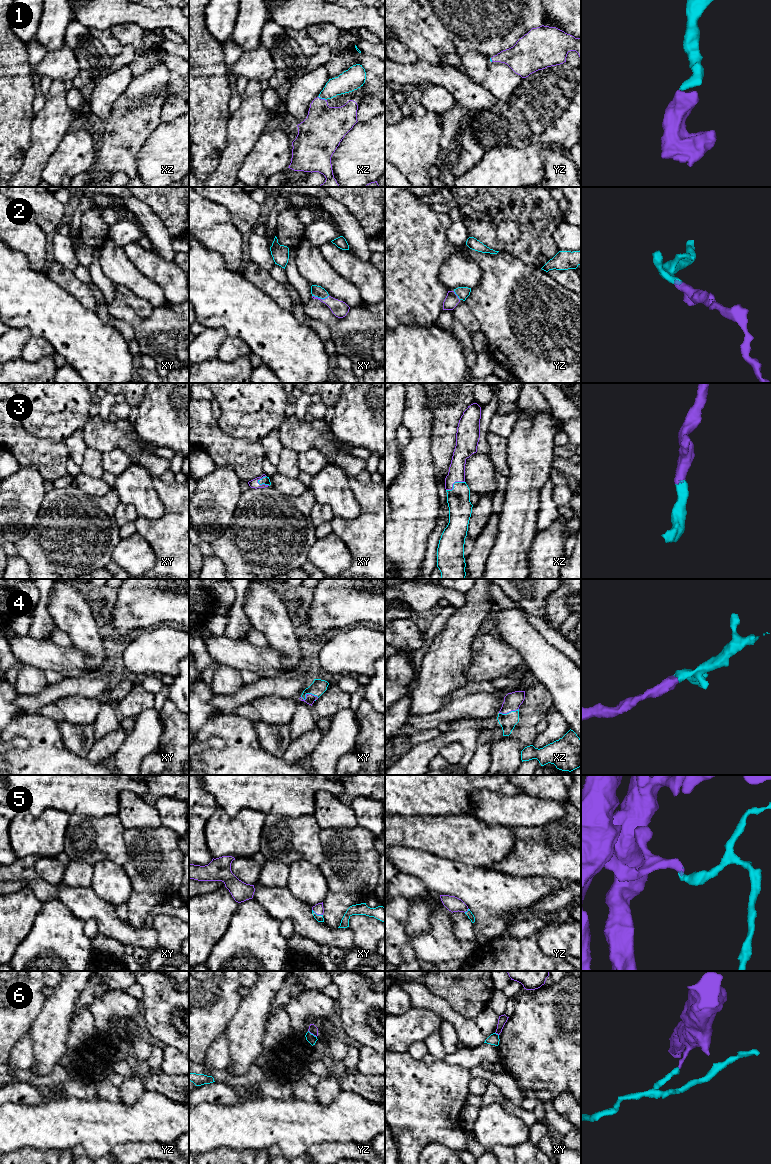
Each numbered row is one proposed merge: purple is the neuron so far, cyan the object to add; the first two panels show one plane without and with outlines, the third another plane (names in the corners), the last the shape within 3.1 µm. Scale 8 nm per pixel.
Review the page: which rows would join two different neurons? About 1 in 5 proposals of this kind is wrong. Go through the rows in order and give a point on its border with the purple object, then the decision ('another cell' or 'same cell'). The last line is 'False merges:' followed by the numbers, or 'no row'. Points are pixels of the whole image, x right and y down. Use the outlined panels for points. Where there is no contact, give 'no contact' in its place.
1: meets purple in xz at (322, 99); same cell
2: meets purple in xy at (320, 298); same cell
3: meets purple in xz at (453, 483); same cell
4: meets purple in xy at (309, 694); same cell
5: meets purple in xy at (317, 914); same cell
6: meets purple in yz at (312, 1033); another cell
False merges: 6

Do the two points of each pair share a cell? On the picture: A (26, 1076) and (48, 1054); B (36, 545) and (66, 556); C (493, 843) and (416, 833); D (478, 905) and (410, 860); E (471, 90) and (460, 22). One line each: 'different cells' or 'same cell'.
A: different cells
B: same cell
C: same cell
D: same cell
E: different cells

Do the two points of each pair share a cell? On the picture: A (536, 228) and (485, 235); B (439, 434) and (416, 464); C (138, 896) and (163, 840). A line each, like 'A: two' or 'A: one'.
A: one
B: two
C: one

